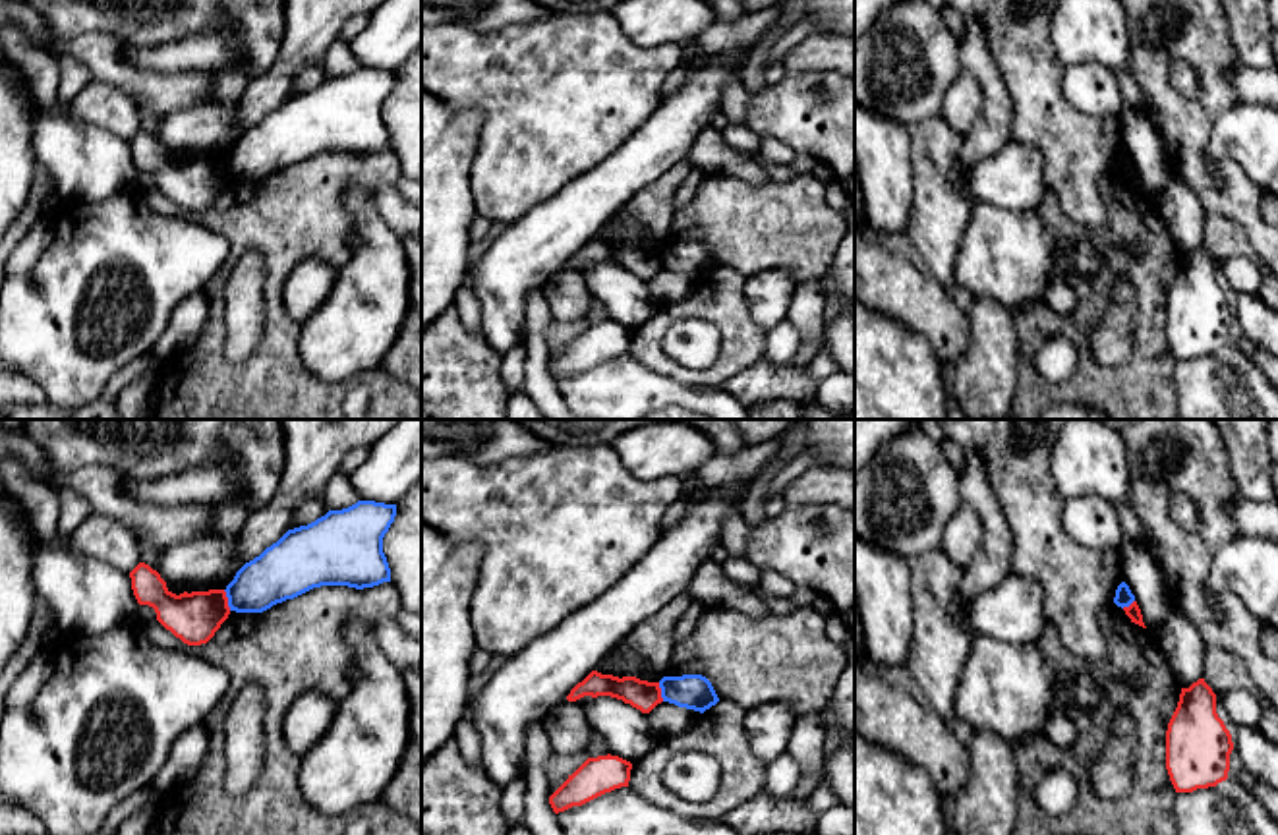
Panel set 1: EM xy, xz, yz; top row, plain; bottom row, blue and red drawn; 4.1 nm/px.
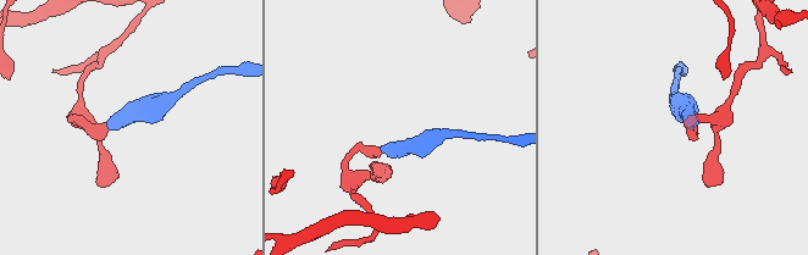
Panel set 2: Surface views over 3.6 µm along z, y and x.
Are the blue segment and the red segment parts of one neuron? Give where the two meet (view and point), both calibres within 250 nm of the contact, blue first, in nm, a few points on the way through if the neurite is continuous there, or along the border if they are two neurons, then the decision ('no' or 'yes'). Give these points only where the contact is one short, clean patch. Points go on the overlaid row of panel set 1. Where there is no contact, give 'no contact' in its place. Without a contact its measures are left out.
meets blue in xy at (229, 600); 220 nm thick on the blue side, 220 nm on the other; border along xy (223, 590), (231, 609); no

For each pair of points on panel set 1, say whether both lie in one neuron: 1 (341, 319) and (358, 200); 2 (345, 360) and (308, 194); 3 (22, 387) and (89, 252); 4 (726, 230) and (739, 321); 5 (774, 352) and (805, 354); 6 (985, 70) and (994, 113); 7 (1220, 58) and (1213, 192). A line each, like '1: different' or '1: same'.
1: same
2: different
3: different
4: different
5: different
6: same
7: same

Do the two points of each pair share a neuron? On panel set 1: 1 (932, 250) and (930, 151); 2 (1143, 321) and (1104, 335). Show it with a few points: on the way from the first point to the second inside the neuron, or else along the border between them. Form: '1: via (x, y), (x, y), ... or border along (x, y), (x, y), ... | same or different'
1: via (932, 225), (932, 176) | same
2: border along (1130, 281), (1133, 288), (1132, 350), (1112, 366) | different

